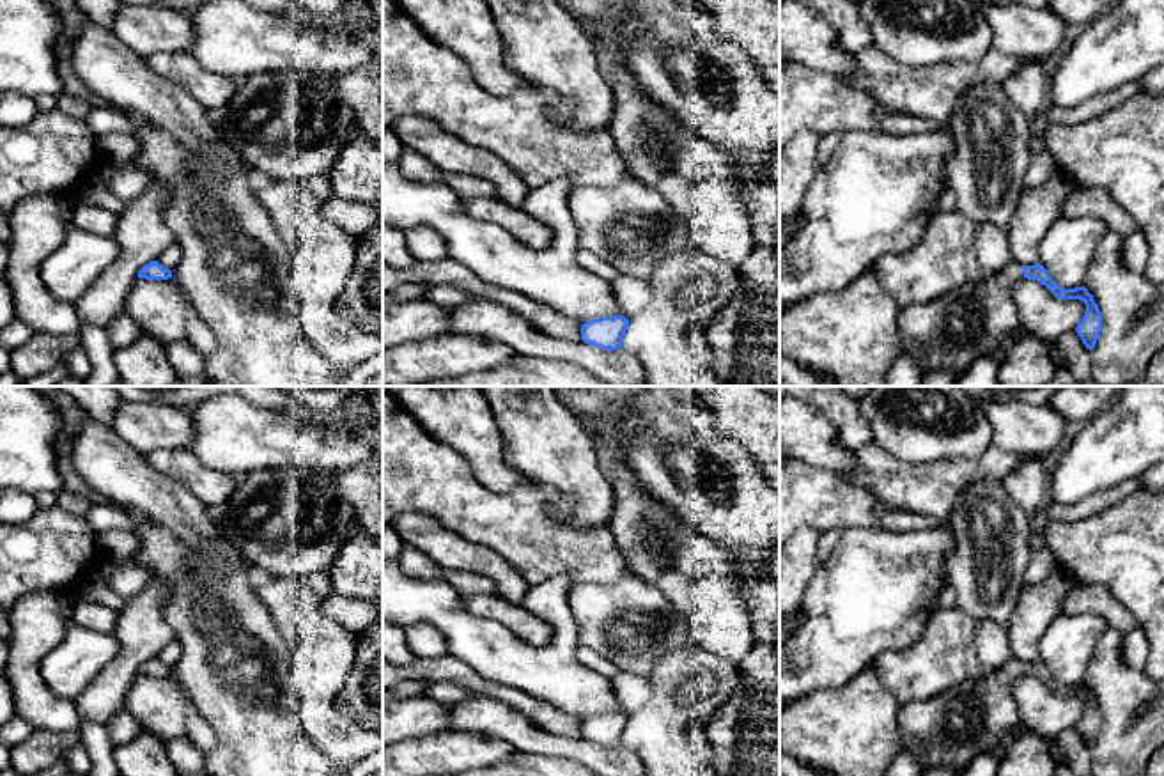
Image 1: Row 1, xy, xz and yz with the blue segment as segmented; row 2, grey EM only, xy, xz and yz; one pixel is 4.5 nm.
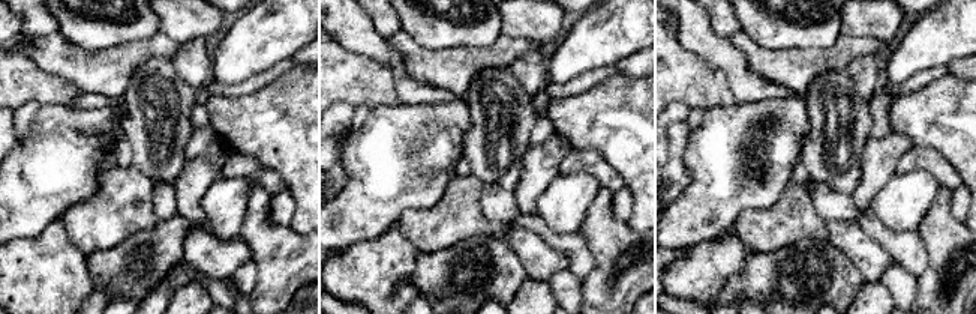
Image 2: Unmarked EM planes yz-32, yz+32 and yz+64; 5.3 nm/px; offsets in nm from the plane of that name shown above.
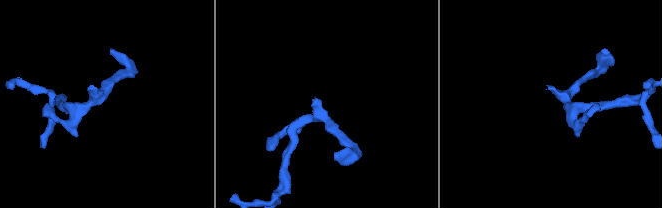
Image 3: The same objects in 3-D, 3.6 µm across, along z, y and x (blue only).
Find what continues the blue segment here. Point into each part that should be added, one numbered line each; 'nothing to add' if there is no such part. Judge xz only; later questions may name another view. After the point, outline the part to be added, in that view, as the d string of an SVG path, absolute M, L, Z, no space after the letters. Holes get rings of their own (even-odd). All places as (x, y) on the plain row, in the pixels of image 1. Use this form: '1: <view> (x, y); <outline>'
nothing to add

